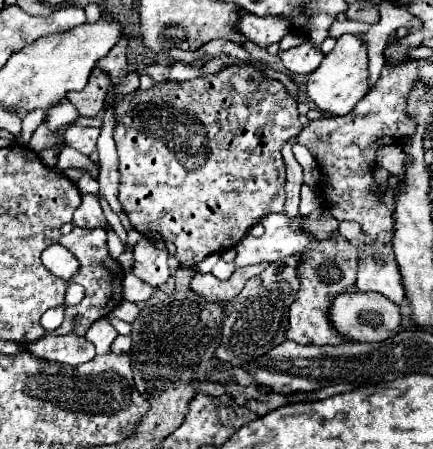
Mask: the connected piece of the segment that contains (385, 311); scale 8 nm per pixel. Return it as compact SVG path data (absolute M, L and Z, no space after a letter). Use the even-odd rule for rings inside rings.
M350 290L334 298L330 306L330 320L340 334L356 342L384 342L388 338L394 338L400 332L402 316L400 316L400 306L384 298L382 294Z

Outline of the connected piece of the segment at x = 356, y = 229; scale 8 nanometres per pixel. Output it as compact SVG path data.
M340 222L338 232L340 232L346 240L352 240L352 238L358 238L362 230L360 230L360 224L356 224L356 222Z

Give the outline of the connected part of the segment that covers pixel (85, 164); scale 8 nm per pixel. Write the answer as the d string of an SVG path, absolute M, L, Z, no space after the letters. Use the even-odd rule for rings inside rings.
M64 146L62 152L58 154L58 170L66 170L66 168L84 168L90 172L92 178L98 178L98 166L84 154L80 154L78 150Z

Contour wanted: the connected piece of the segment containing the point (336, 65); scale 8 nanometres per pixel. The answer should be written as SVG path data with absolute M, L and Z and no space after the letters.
M342 34L336 40L334 50L326 54L322 64L308 76L306 94L322 112L328 112L330 116L344 116L352 112L356 102L368 94L368 56L364 40L352 34Z

